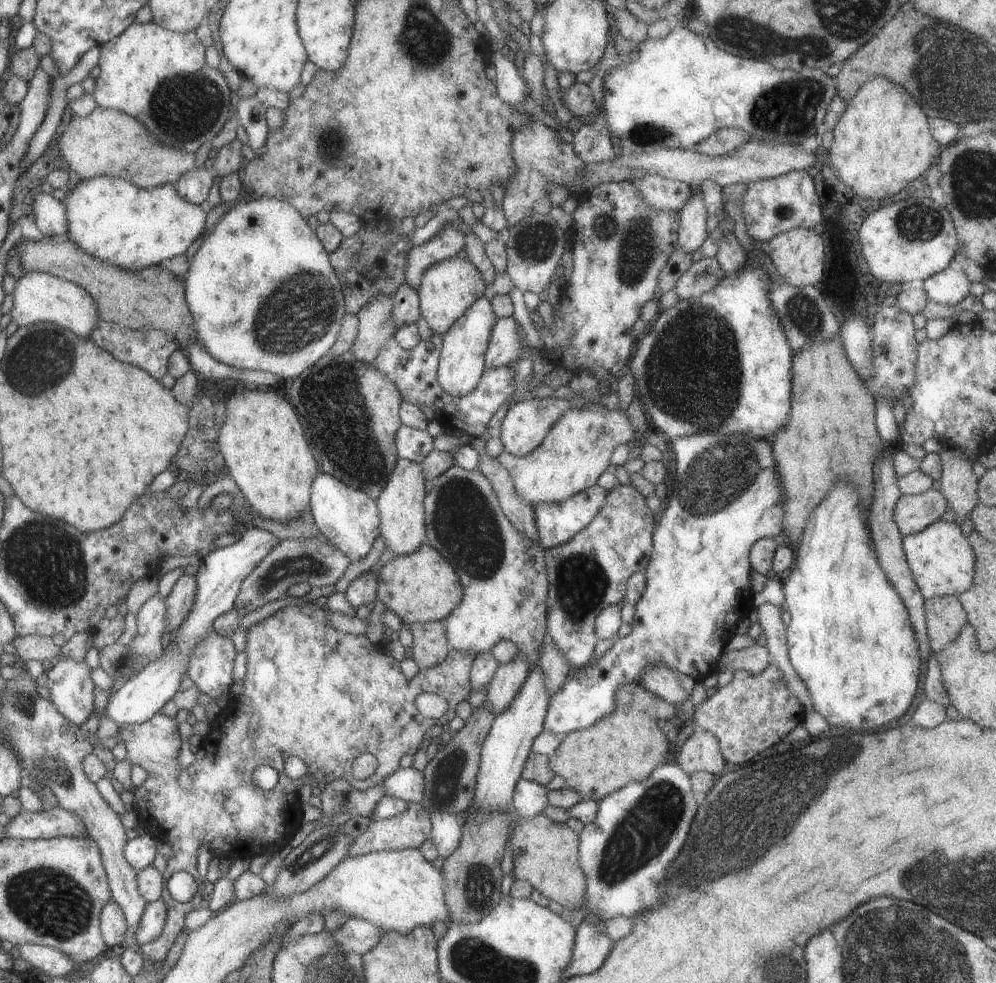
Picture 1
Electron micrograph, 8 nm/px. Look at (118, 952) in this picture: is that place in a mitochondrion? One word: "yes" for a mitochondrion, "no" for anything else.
no

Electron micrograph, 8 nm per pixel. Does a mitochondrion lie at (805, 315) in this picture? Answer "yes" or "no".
yes

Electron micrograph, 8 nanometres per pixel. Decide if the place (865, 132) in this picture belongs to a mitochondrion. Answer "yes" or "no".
no

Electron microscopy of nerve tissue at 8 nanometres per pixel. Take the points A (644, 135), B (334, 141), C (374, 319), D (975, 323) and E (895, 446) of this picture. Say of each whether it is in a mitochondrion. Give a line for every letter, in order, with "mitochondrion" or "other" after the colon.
A: mitochondrion
B: mitochondrion
C: other
D: other
E: other

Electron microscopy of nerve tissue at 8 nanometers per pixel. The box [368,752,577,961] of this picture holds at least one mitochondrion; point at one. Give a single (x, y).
(479, 887)

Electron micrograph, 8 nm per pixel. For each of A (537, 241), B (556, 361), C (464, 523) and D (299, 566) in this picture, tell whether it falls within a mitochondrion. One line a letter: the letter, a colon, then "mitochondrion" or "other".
A: mitochondrion
B: other
C: mitochondrion
D: mitochondrion

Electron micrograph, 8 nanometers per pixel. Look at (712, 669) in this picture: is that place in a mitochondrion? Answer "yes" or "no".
no

